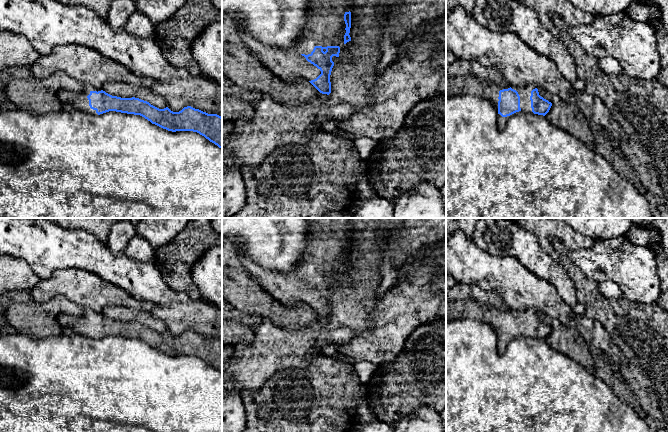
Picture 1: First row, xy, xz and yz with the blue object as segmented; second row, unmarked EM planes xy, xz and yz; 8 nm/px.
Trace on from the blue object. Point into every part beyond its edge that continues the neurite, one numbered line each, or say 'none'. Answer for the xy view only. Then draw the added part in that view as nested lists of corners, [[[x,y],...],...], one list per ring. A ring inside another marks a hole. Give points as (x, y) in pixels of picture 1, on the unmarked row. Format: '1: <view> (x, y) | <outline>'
1: xy (79, 325) | [[[85,308],[82,316],[76,317],[72,315],[61,314],[58,316],[59,324],[67,331],[72,331],[80,335],[98,339],[96,334],[93,334],[89,330],[89,324],[87,320],[91,315],[101,315],[92,309]]]

